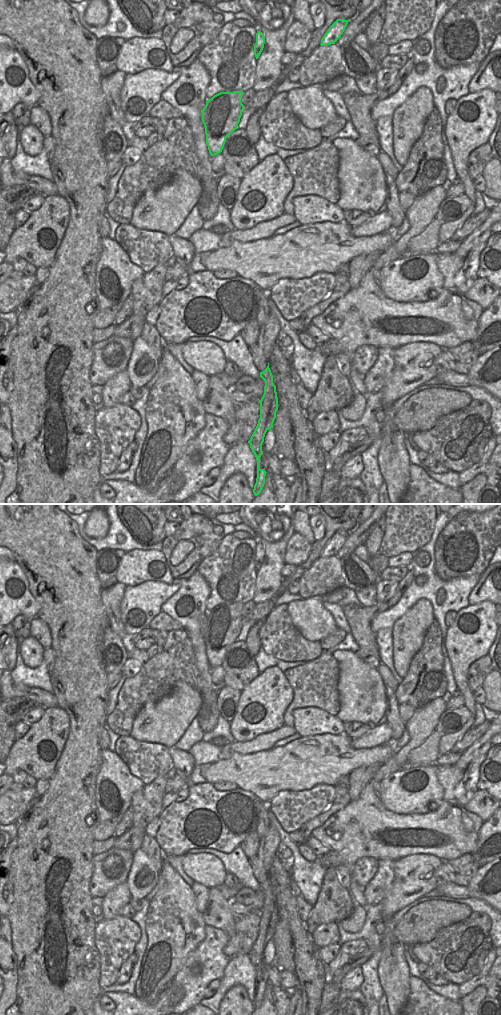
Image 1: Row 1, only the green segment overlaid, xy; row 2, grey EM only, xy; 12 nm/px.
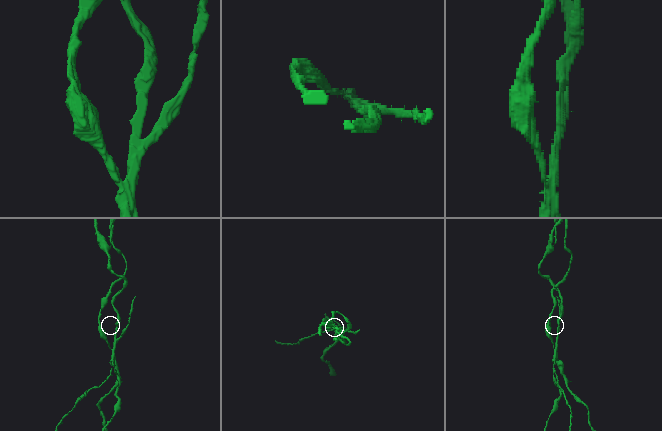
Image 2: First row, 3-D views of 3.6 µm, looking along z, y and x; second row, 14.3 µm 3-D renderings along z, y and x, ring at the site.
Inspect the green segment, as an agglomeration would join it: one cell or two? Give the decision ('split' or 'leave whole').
split

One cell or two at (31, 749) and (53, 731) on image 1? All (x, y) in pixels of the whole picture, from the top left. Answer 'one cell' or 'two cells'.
one cell

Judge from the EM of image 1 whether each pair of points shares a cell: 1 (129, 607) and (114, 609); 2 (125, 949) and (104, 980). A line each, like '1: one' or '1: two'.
1: two
2: one

